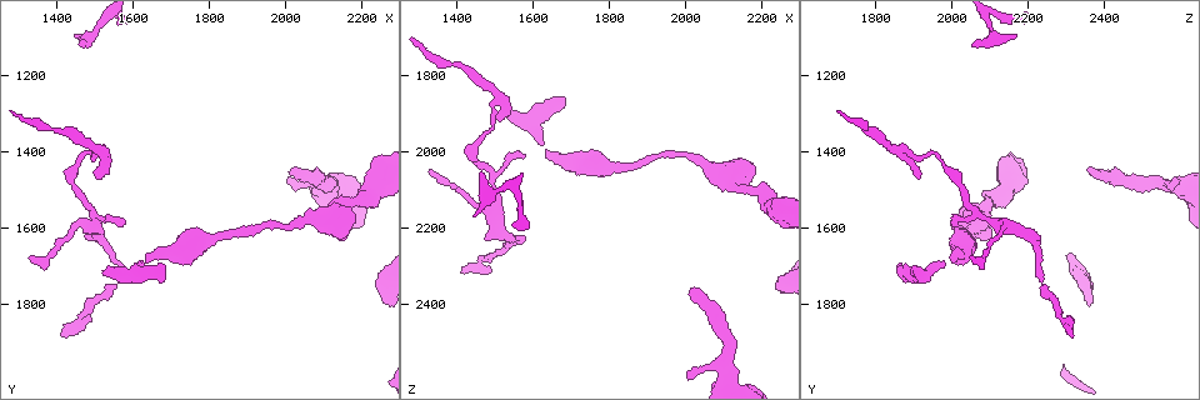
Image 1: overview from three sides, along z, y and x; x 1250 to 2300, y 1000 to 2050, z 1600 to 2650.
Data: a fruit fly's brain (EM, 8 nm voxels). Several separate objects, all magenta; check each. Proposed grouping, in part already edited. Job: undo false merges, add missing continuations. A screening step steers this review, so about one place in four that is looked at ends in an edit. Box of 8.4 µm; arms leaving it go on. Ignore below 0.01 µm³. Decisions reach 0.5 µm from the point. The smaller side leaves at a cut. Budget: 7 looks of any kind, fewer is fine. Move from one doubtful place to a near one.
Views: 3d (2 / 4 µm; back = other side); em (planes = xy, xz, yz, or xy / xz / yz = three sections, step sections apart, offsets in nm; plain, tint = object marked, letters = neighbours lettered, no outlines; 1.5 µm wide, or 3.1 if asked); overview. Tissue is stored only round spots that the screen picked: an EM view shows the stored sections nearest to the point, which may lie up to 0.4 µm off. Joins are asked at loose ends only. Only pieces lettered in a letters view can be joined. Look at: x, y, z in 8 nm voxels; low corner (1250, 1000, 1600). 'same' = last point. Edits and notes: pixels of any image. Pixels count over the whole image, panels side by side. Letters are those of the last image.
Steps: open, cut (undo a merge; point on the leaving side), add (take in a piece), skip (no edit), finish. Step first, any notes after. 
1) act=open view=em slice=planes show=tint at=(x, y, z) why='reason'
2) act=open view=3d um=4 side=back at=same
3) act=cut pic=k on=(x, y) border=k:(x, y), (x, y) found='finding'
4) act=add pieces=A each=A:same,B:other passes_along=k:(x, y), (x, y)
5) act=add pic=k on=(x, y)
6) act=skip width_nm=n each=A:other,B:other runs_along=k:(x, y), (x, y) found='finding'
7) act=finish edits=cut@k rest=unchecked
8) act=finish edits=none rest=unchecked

act=open view=3d um=4 at=(2000, 1475, 2590) why='an open end'

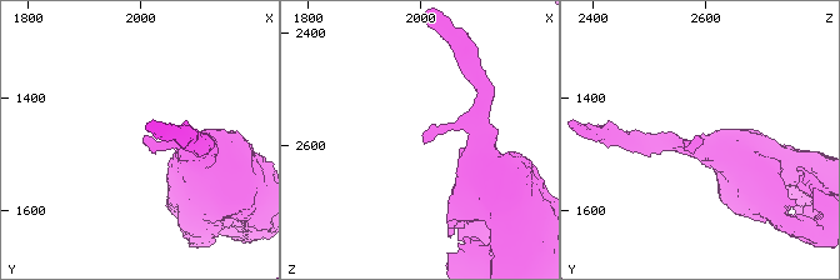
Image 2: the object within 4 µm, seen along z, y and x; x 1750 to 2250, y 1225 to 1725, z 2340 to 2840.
act=open view=em um=3.1 slice=planes show=letters at=(2005, 1475, 2585) why='now the EM'

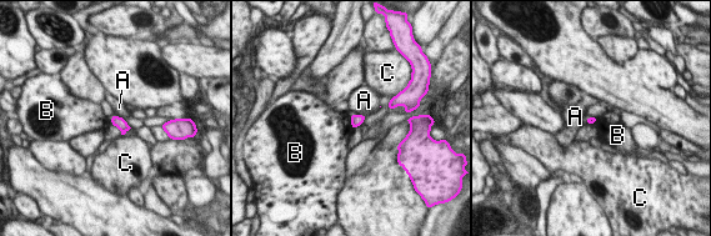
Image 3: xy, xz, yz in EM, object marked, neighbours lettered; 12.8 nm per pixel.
act=skip width_nm=100 each=A:other,B:other,C:other border=3:(350, 115), (350, 125), (353, 127) found='no lettered piece goes on from it'

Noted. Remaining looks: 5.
act=open view=em slice=yz step=8 show=letters at=(2005, 1450, 2370) why='branch stops here'

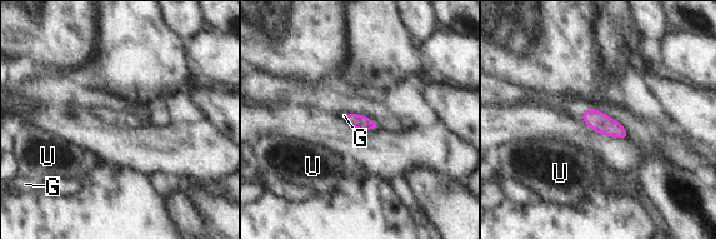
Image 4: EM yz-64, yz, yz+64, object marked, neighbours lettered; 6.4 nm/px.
act=open view=em slice=planes show=letters at=same why='cut it another way'

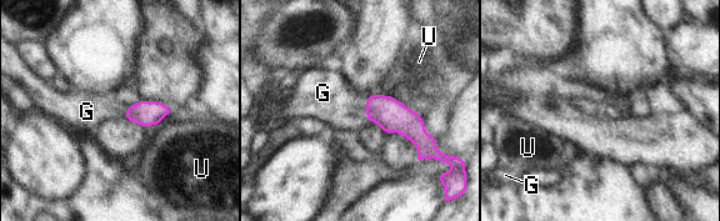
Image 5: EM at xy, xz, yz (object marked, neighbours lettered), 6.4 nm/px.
act=add pieces=G each=G:same,U:other passes_along=5:(393, 116), (366, 100), (328, 96) found='it goes on there'

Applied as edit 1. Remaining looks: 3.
act=open view=em slice=xz step=8 show=letters at=(1410, 1885, 2315) why='long arm stops here'

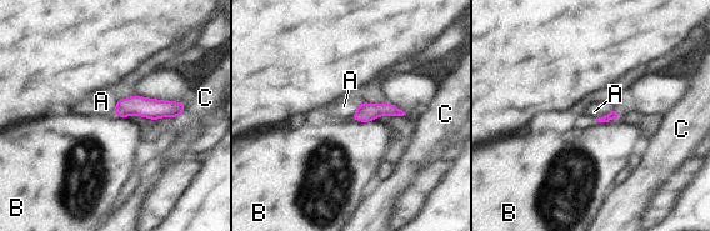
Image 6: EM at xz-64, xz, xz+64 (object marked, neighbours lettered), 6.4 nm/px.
act=skip each=A:other,B:other,C:other runs_along=6:(181, 106), (124, 108), (118, 113) found='no lettered piece goes on from it'

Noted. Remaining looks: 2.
act=finish edits=add@5 rest=unchecked

